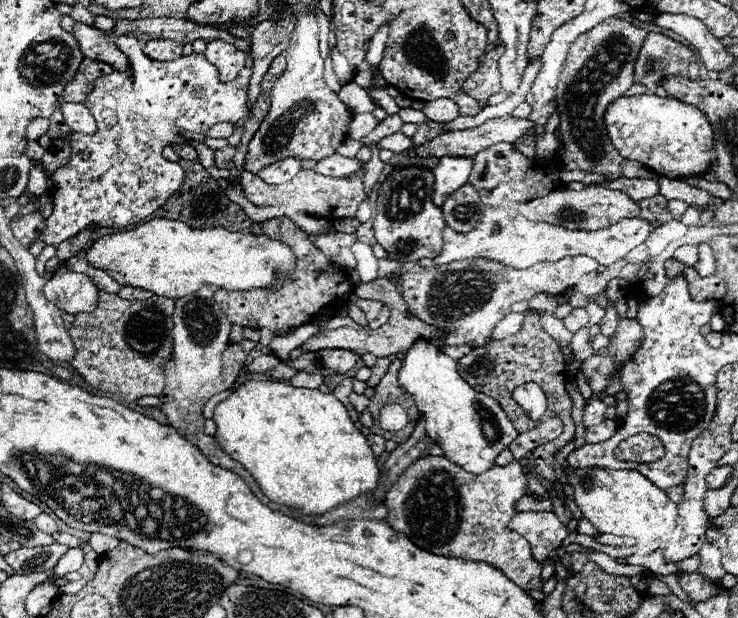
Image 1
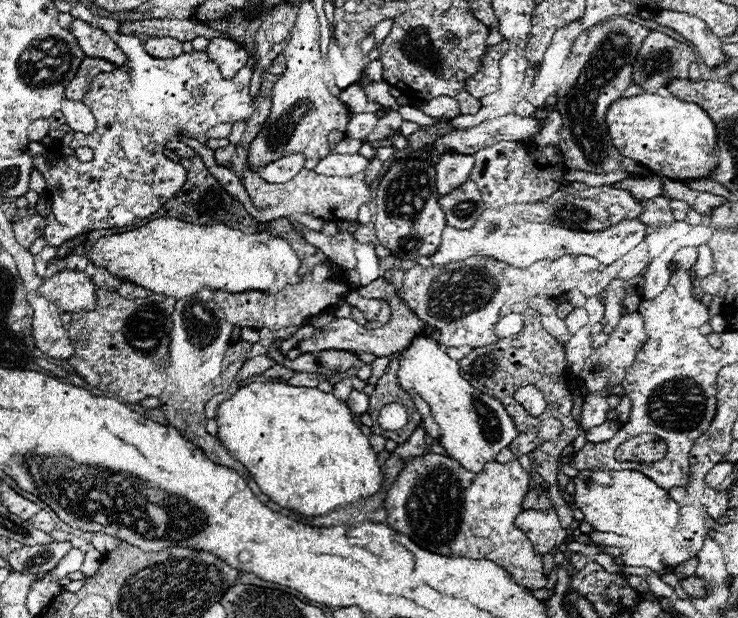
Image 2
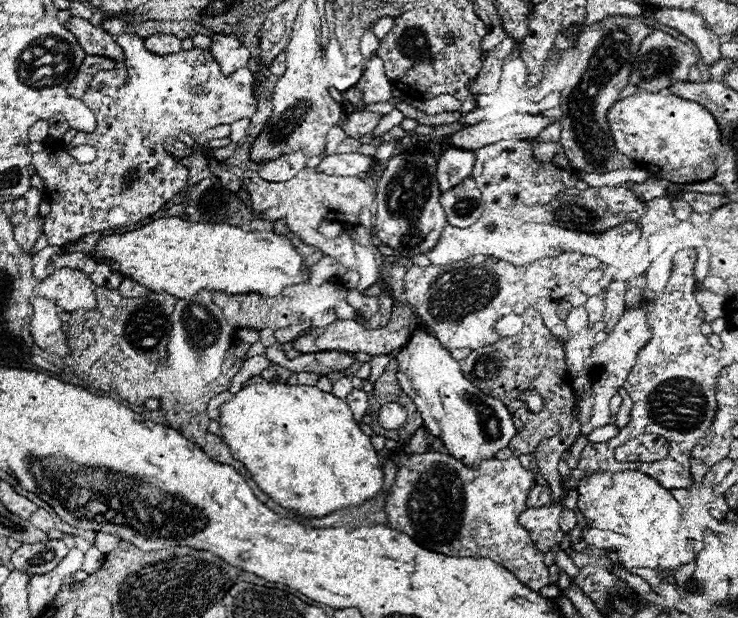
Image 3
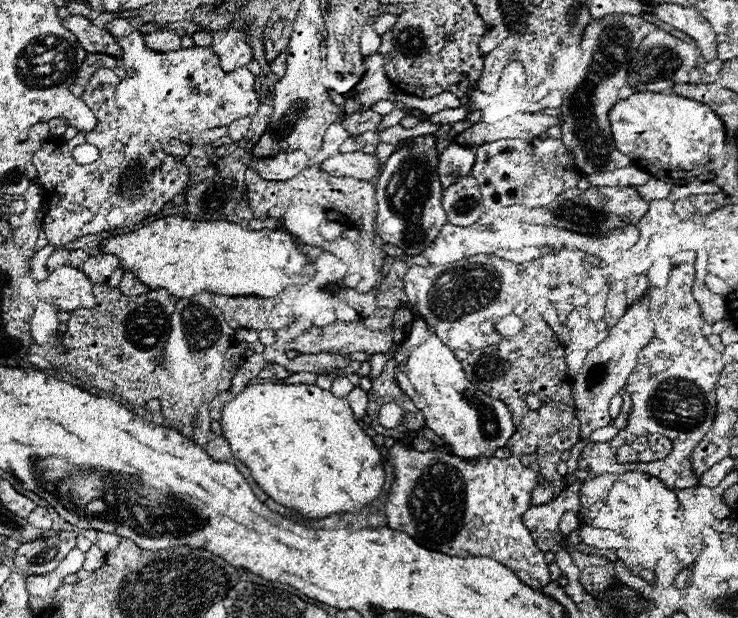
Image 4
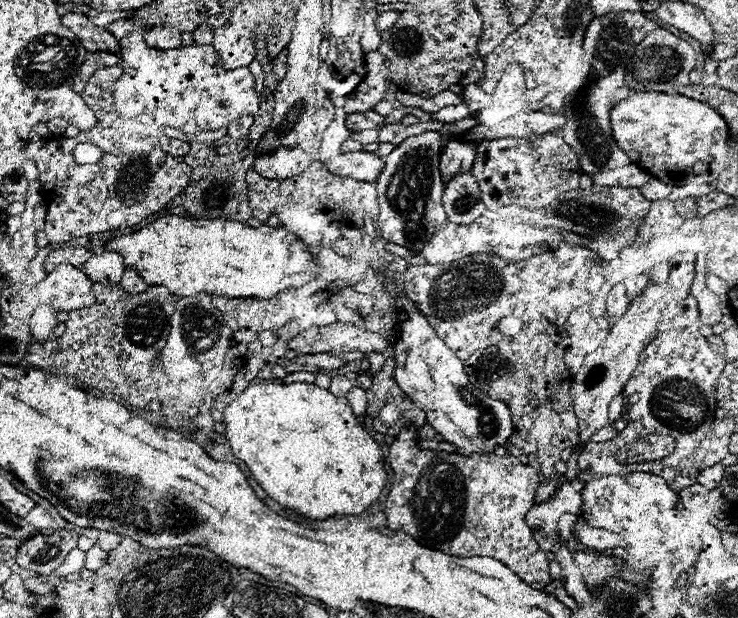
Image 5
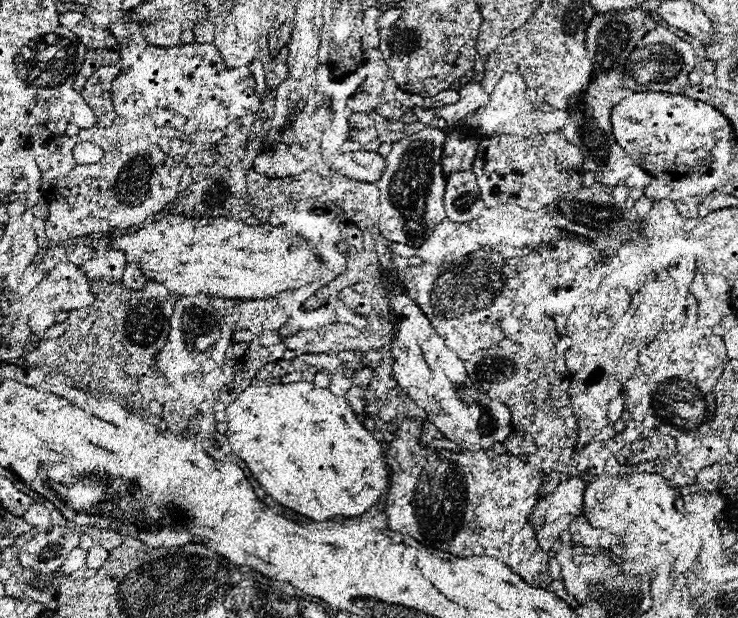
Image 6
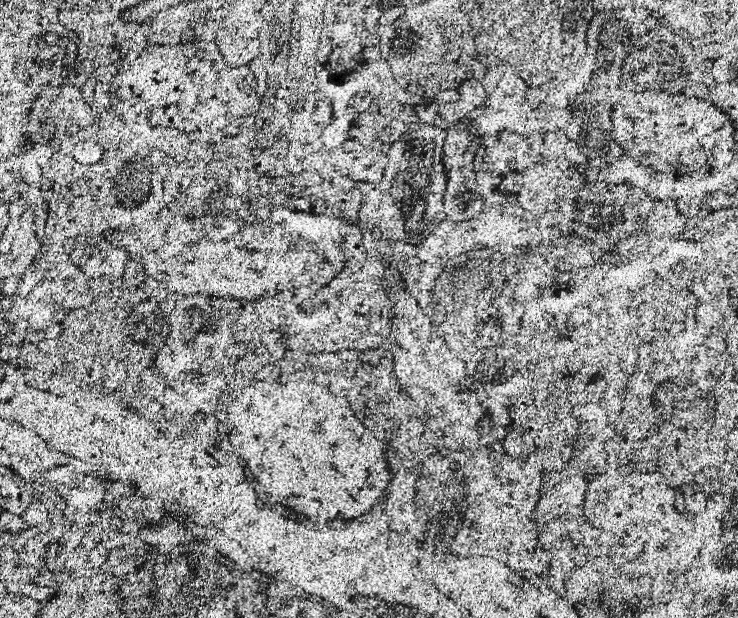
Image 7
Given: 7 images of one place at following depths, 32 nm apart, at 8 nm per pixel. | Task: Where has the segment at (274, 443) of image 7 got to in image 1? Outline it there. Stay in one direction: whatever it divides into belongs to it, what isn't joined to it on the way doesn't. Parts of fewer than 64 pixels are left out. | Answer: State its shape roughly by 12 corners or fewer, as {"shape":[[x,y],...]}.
{"shape":[[246,380],[216,444],[272,502],[324,514],[374,490],[332,394]]}

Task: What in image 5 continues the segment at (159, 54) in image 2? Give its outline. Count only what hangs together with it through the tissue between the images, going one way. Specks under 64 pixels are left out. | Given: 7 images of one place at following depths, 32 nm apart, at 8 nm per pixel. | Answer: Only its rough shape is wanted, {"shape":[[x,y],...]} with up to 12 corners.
{"shape":[[154,26],[144,32],[148,48],[180,48],[174,26]]}

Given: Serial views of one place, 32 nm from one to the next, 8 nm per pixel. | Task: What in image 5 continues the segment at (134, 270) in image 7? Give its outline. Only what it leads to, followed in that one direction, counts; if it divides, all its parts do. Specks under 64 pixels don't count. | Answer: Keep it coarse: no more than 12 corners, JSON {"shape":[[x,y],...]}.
{"shape":[[126,270],[118,286],[130,294],[144,294],[148,286],[134,270]]}

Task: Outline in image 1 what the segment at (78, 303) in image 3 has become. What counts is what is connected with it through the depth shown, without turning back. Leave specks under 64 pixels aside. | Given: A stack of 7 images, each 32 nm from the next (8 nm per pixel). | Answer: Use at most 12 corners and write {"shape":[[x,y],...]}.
{"shape":[[56,272],[42,288],[66,314],[92,312],[98,288],[80,272]]}

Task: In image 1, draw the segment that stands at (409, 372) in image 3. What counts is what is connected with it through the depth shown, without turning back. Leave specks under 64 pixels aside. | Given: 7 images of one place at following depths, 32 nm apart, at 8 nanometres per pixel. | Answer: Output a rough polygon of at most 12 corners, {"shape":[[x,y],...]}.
{"shape":[[418,340],[398,380],[444,458],[472,474],[518,436],[456,360]]}

